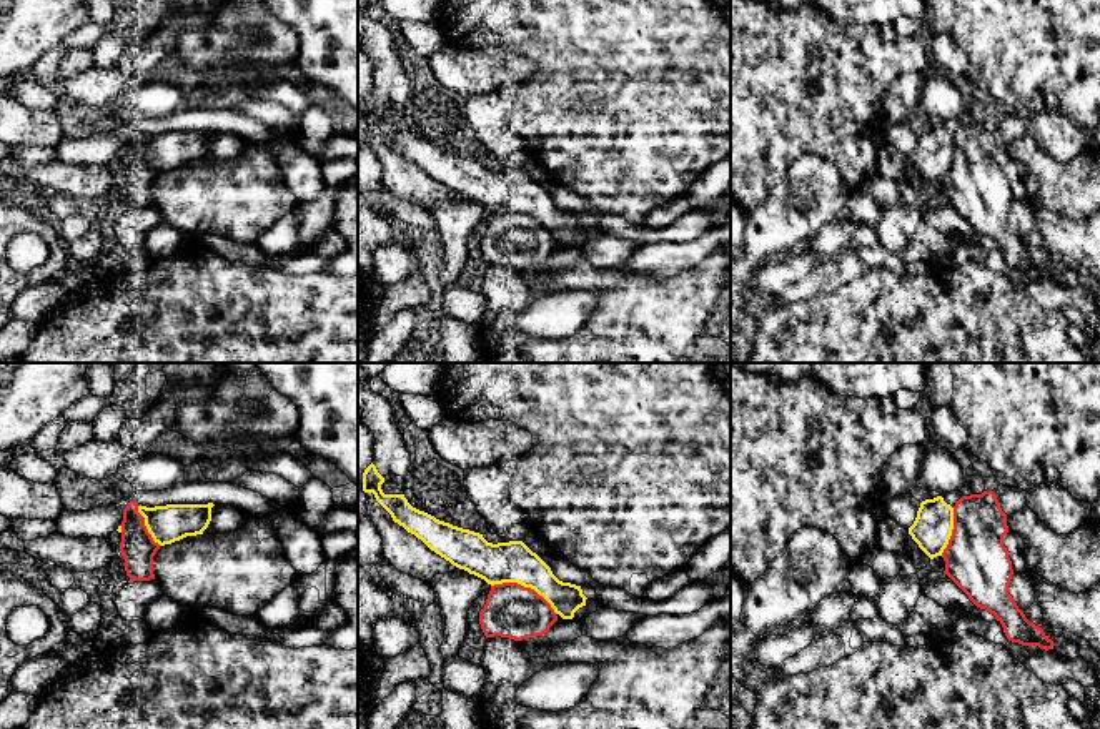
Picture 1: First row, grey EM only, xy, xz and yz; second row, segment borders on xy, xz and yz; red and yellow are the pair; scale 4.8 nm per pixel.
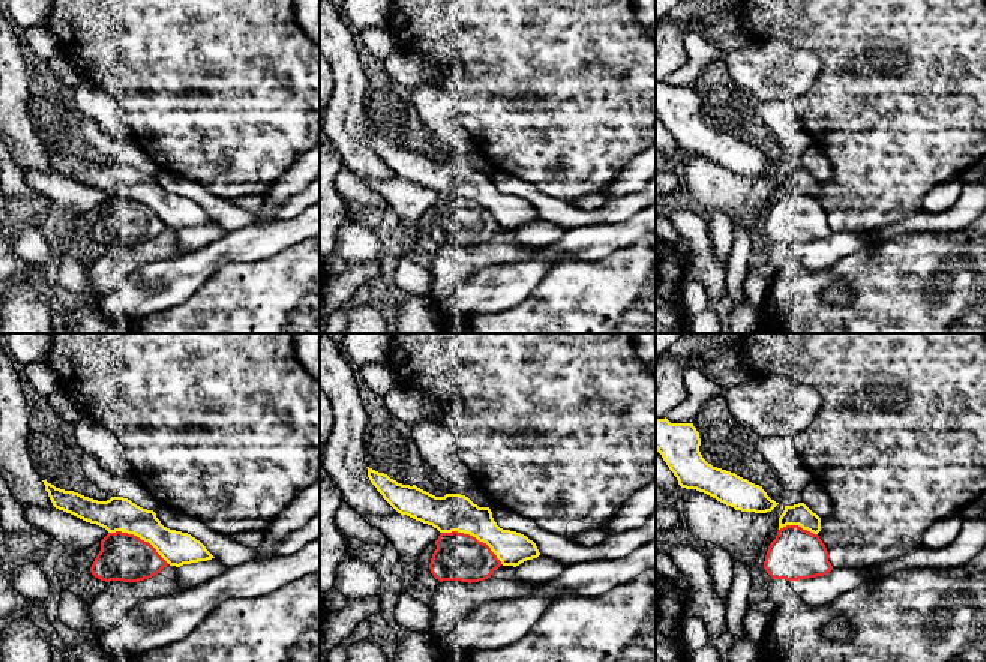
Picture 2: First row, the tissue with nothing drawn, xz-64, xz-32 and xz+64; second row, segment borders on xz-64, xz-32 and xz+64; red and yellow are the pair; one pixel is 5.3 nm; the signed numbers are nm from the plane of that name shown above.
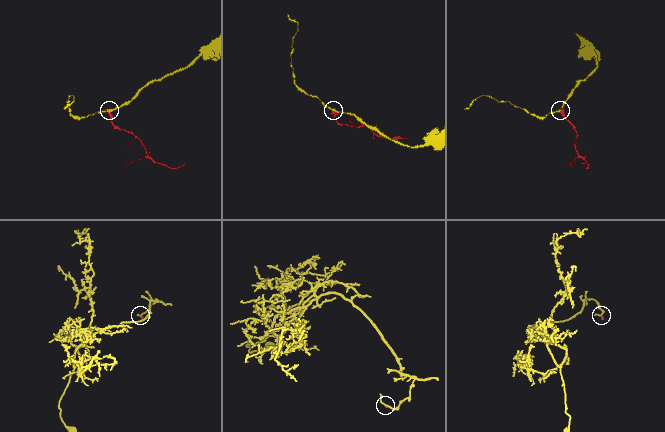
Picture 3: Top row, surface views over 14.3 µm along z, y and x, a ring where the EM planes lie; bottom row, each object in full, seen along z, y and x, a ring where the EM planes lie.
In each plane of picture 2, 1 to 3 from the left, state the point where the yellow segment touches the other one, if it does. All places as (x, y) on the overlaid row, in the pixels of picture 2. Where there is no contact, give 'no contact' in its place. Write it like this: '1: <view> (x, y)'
1: xz-64 (138, 538)
2: xz-32 (471, 536)
3: xz+64 (797, 526)

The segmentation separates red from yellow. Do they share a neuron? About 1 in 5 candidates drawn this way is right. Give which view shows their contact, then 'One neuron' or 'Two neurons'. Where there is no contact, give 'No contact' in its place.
Touches red in xz. Two neurons

